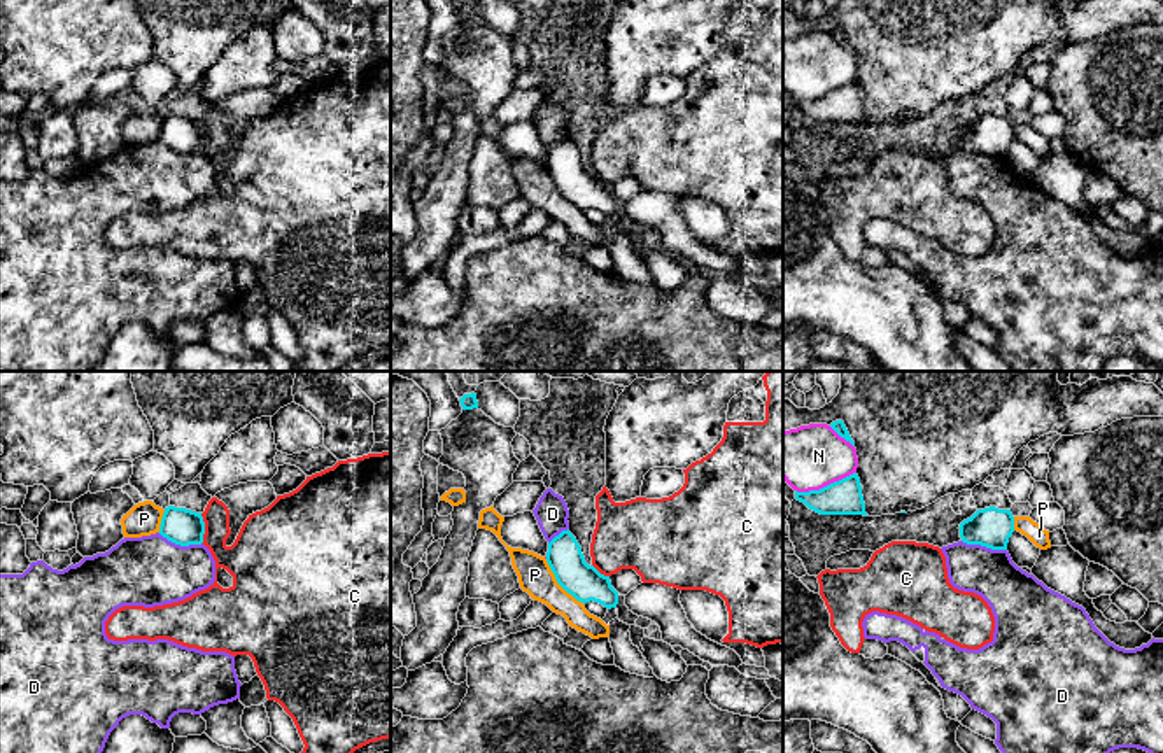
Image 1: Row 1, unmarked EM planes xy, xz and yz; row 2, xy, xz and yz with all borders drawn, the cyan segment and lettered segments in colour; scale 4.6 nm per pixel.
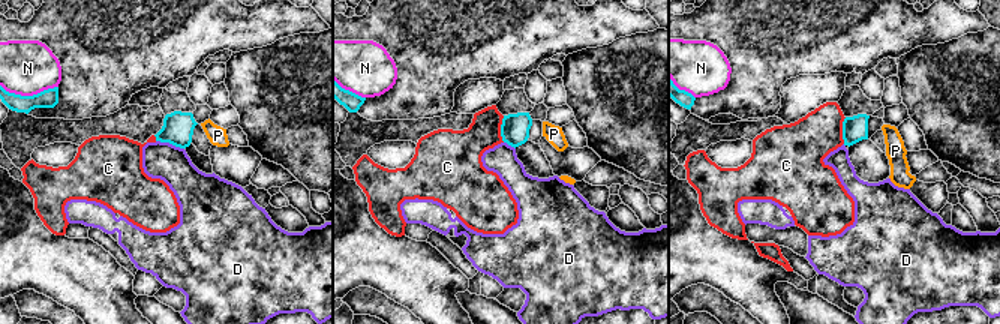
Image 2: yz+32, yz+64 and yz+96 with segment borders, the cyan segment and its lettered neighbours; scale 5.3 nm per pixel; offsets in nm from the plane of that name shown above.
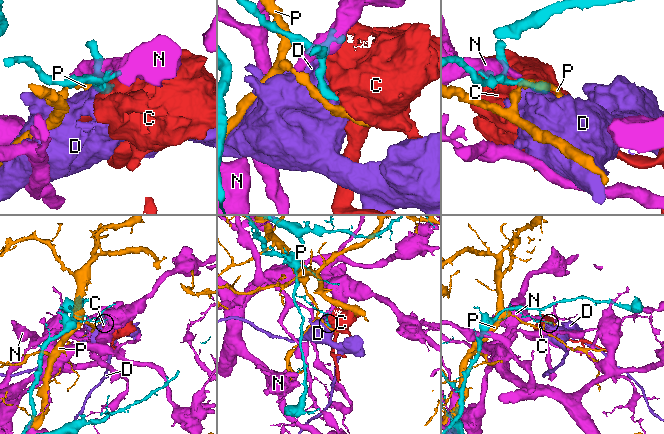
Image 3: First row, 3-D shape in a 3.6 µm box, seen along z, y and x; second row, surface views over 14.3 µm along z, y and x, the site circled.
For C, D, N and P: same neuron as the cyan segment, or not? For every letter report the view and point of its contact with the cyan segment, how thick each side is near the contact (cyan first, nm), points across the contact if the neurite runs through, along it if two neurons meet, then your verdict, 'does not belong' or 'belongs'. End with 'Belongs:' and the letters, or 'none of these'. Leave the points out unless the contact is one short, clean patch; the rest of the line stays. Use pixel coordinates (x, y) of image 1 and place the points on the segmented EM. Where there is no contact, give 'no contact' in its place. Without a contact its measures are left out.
C: contact xy (204, 529); calibres 170 and 220 nm; border xy (200, 513), (204, 522), (202, 543); does not belong
D: contact yz (985, 545); calibres 190 and 240 nm; does not belong
N: contact yz (827, 485); calibres 160 and 300 nm; does not belong
P: contact xz (559, 584); calibres 170 and 160 nm; does not belong
Belongs: none of these

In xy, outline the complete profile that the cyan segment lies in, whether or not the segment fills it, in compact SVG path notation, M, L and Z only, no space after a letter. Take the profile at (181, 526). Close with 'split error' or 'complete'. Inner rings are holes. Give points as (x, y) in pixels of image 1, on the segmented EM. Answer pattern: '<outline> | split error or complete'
M168 506L161 518L159 534L180 546L201 545L205 522L201 513Z | complete

